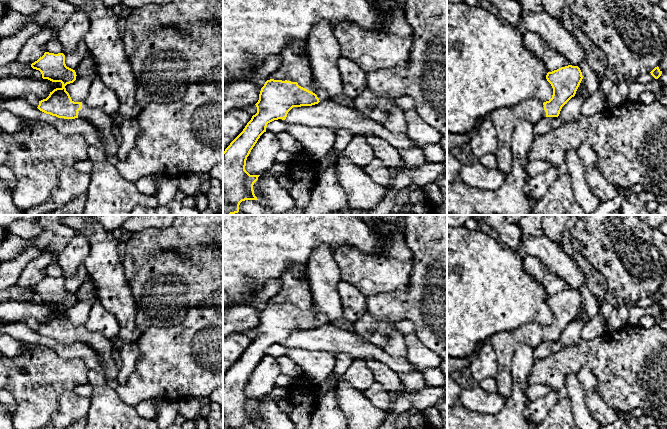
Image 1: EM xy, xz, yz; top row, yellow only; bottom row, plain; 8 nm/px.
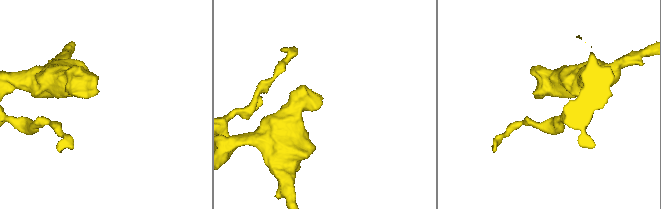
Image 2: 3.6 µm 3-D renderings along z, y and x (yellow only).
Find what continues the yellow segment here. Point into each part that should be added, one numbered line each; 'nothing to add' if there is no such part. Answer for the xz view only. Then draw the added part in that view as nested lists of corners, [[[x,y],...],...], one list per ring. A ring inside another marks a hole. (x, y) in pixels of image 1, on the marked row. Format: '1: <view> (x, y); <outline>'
1: xz (296, 68); [[[289,46],[282,49],[280,67],[270,76],[274,80],[297,82],[299,86],[315,93],[322,102],[328,99],[326,91],[313,86],[313,72],[308,59],[308,46],[302,55],[296,54]]]

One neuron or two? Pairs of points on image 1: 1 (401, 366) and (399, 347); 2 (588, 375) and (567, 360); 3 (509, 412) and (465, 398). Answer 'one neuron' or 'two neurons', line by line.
1: two neurons
2: two neurons
3: two neurons

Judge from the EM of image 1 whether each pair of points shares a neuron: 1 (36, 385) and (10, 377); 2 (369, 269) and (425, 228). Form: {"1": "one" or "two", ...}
{"1": "one", "2": "two"}

